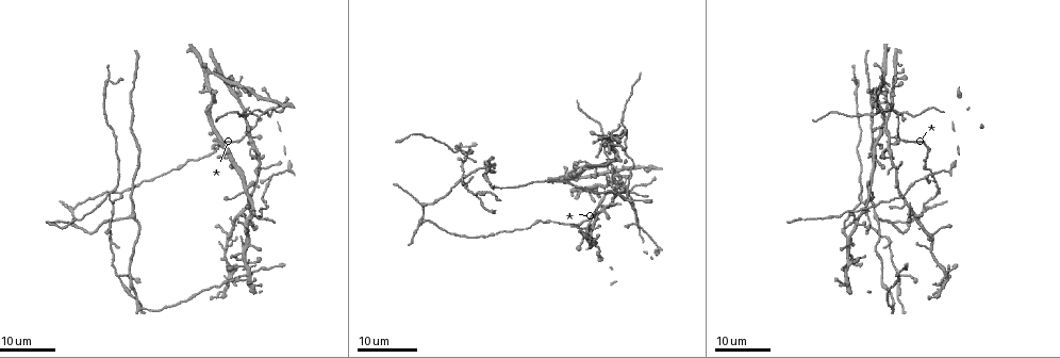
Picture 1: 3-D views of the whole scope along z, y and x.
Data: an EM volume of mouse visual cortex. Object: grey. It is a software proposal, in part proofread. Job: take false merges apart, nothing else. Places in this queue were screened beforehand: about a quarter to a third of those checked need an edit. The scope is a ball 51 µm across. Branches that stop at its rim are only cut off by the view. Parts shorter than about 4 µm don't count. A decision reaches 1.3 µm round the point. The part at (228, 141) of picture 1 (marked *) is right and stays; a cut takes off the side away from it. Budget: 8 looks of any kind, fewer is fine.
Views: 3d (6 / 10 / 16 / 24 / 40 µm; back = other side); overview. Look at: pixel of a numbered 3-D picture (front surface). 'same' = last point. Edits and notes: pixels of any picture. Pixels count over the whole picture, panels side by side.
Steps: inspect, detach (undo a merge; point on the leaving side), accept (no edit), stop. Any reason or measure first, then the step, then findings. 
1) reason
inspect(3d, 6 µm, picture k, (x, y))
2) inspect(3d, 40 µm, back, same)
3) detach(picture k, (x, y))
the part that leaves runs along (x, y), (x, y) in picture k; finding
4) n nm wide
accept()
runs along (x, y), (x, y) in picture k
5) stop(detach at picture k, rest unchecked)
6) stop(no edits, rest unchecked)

a fork
inspect(3d, 24 µm, picture 1, (855, 219))

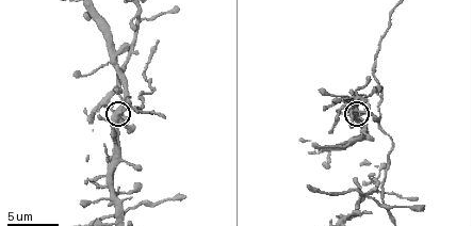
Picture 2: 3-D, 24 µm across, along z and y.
closer look
inspect(3d, 10 µm, picture 2, (122, 112))

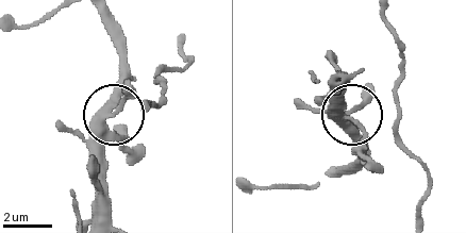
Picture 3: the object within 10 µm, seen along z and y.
240 nm wide
accept()
one neuron here

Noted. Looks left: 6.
thin arm on a thick one
inspect(3d, 10 µm, picture 2, (110, 63))

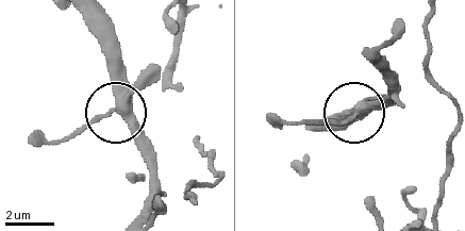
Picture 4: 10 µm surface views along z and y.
inspect(3d, 10 µm, back, picture 4, (360, 106))

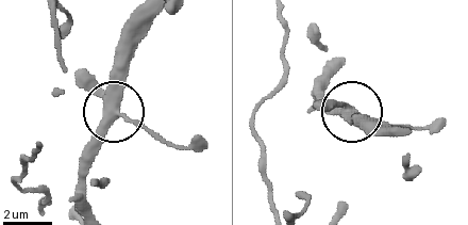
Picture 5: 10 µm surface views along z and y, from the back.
4 arms
accept()
runs along (157, 15), (137, 46), (115, 111), (141, 122), (176, 147) in picture 5; continuous, no second neuron

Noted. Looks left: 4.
thick turns thin
inspect(3d, 10 µm, picture 2, (375, 56))

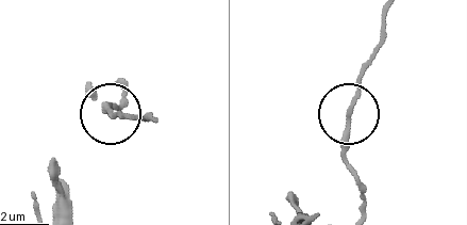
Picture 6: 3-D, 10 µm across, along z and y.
180 nm wide
accept()
runs along (360, 212), (348, 157), (348, 114), (372, 49) in picture 6; all the same neuron

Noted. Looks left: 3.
side arm on a straight run
inspect(3d, 24 µm, picture 1, (226, 80))

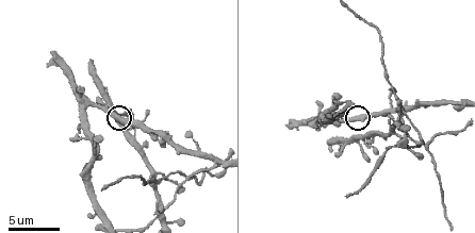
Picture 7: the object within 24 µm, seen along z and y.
zoom in
inspect(3d, 6 µm, picture 7, (116, 116))

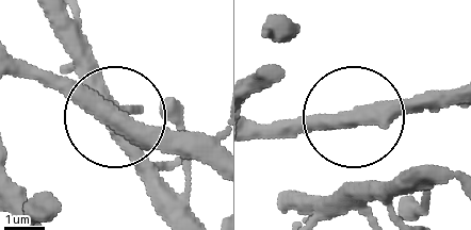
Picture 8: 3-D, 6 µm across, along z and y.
340 nm wide
accept()
one neuron here

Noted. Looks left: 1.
stop(no edits, rest unchecked)

